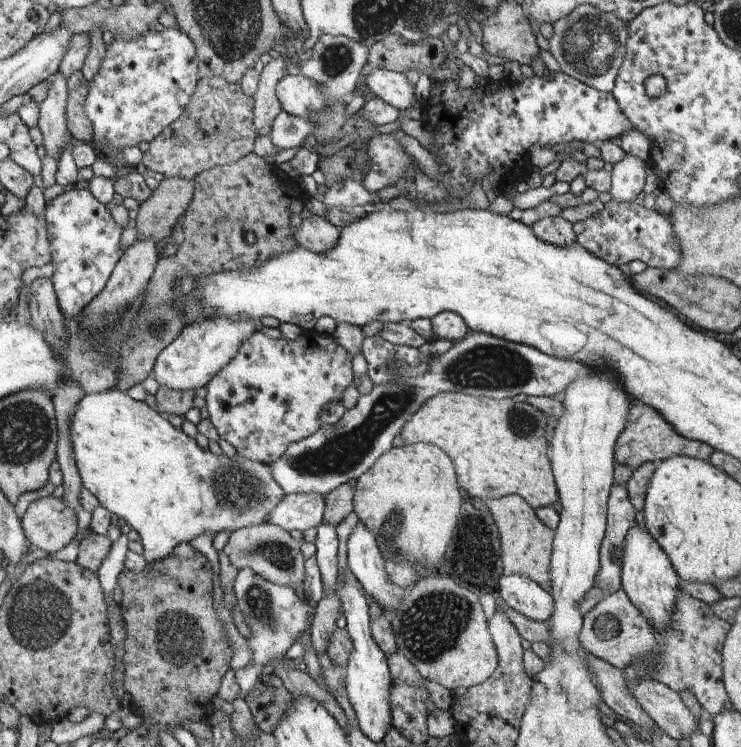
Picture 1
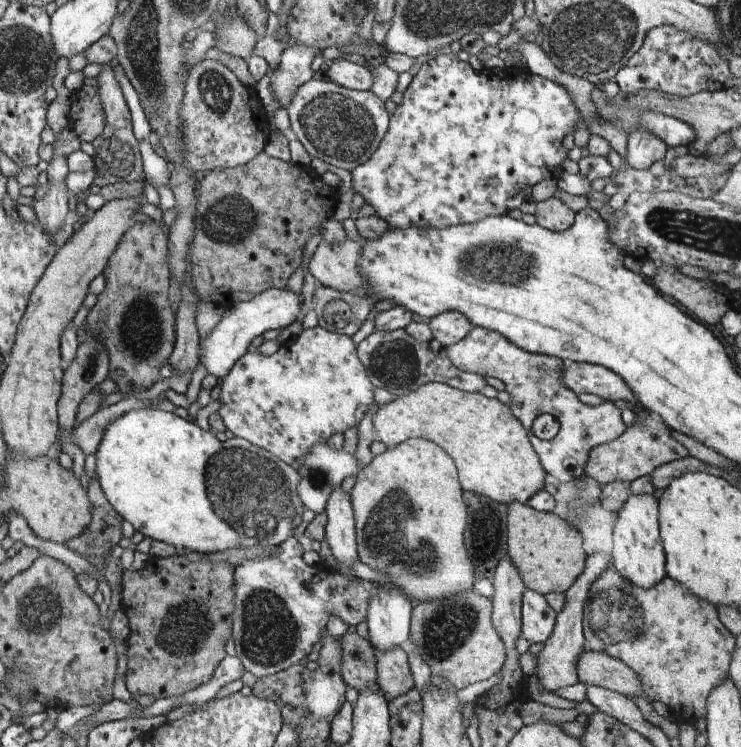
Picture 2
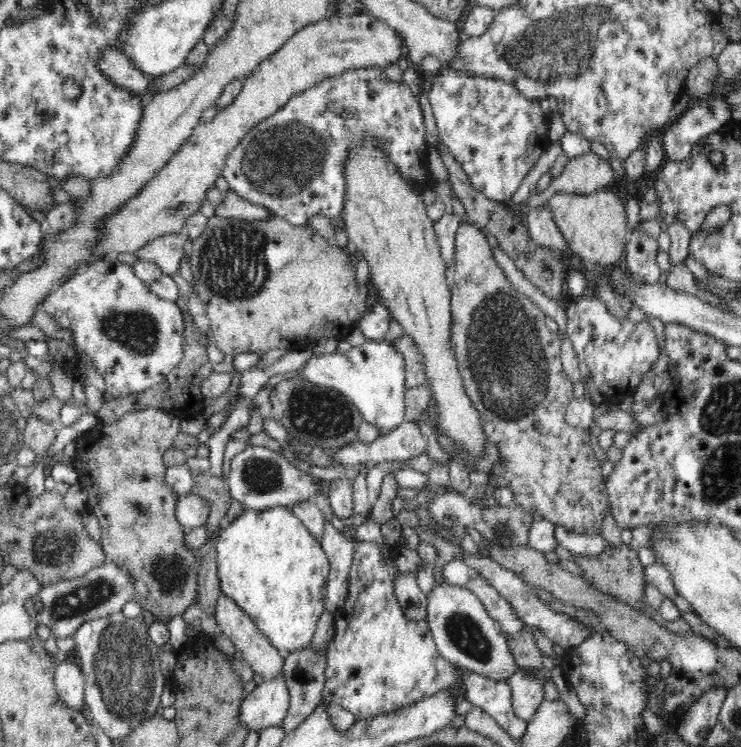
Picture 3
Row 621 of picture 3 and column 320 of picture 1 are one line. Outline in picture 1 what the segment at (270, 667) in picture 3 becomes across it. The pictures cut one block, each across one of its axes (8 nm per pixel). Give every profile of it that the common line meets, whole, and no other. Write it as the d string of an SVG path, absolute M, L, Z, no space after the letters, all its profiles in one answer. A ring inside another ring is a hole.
M311 215L298 226L296 240L310 252L322 254L336 248L341 234L341 229L336 228L327 218Z

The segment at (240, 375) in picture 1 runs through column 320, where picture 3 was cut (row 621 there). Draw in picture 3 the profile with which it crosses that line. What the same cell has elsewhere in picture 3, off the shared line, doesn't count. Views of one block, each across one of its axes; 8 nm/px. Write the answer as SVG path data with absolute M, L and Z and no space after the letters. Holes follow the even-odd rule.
M358 542L356 552L354 552L354 560L352 560L352 566L350 566L350 592L348 592L348 596L346 596L346 604L343 604L341 608L337 610L338 614L336 614L336 620L333 620L335 637L328 645L326 672L324 672L326 682L324 682L324 688L322 688L323 700L326 703L334 703L349 710L352 714L357 716L358 719L375 717L404 707L411 707L412 704L419 703L424 698L431 698L432 695L438 695L439 692L442 691L448 691L448 693L453 693L454 691L456 691L456 693L463 693L473 688L473 673L465 670L465 676L462 676L464 673L462 672L462 667L448 662L448 660L445 660L440 655L435 640L431 635L427 620L418 620L418 622L414 622L413 620L408 620L408 618L402 614L398 599L393 591L393 578L396 572L398 572L398 570L396 570L396 564L394 564L394 562L392 562L392 568L388 568L386 564L382 564L382 555L380 548L378 548L378 544L374 544L374 542Z

